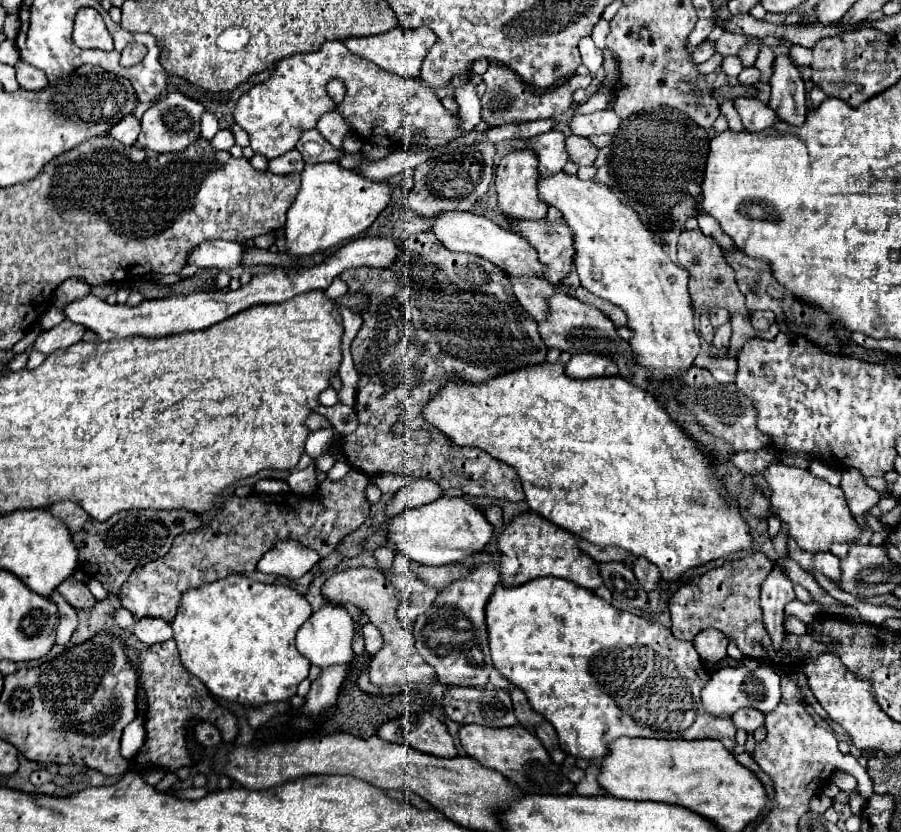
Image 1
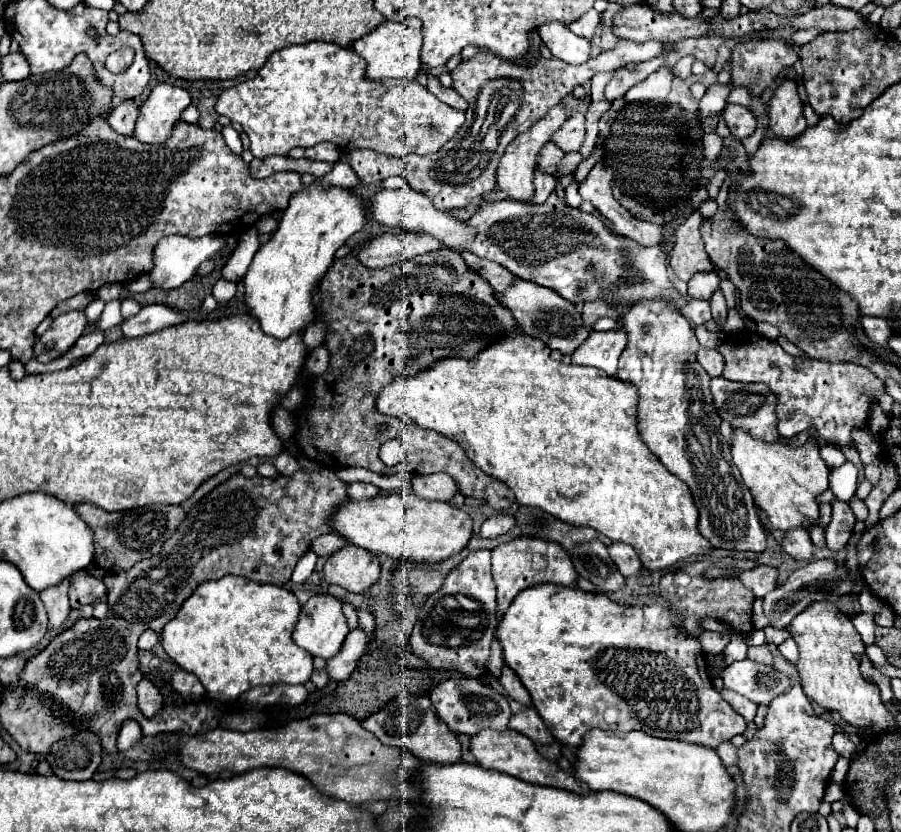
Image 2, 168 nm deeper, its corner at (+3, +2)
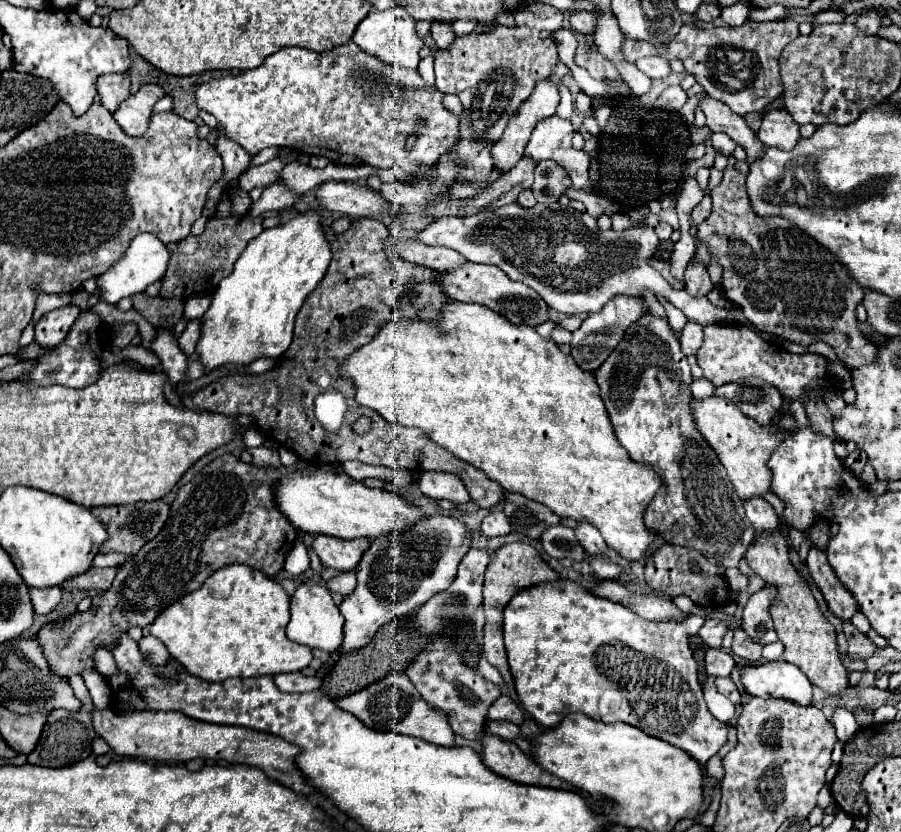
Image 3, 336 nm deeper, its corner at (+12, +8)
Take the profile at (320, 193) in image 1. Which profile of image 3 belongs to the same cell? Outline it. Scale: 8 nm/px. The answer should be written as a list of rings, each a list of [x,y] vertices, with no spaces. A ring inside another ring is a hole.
[[[307,210],[251,240],[233,272],[219,282],[213,302],[203,314],[205,324],[195,352],[205,370],[227,362],[251,364],[261,356],[279,358],[291,344],[297,312],[327,272],[329,262],[331,250],[317,210]]]

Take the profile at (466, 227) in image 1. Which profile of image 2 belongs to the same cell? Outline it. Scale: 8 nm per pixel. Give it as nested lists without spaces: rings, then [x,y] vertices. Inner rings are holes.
[[[402,186],[400,190],[380,190],[374,196],[368,198],[368,210],[372,214],[372,218],[384,226],[390,228],[402,228],[406,232],[418,232],[418,234],[430,234],[440,238],[446,246],[462,246],[466,242],[474,240],[474,230],[470,226],[466,226],[462,220],[450,216],[448,212],[436,210],[432,206],[432,202],[424,196],[418,194],[414,190],[410,190],[408,186]]]

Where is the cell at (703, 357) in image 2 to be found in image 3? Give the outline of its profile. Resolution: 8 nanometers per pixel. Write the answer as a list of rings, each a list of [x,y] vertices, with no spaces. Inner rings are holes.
[[[689,322],[683,332],[679,334],[681,338],[681,350],[687,354],[687,356],[693,356],[701,344],[703,344],[703,326],[695,324],[695,322]]]

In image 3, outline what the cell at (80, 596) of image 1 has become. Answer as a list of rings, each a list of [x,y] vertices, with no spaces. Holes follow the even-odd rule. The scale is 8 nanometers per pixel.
[[[89,568],[83,574],[77,574],[63,582],[63,590],[73,592],[73,590],[107,590],[111,586],[111,580],[115,578],[115,568]]]

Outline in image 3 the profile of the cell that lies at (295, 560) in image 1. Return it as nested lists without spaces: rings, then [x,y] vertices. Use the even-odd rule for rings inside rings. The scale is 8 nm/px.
[[[297,542],[293,546],[293,550],[289,552],[287,560],[285,560],[285,570],[293,576],[299,576],[301,572],[305,572],[309,568],[309,556],[307,556],[307,548],[303,546],[303,542]]]

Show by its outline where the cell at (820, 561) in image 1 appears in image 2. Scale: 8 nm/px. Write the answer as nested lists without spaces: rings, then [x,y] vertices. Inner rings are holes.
[[[796,528],[796,530],[788,530],[784,534],[784,540],[782,540],[782,548],[796,560],[808,560],[812,558],[812,540],[810,540],[810,534],[808,530],[804,528]]]

